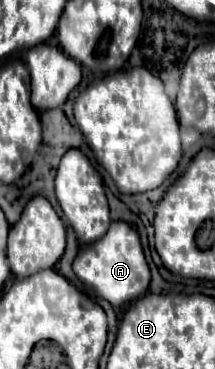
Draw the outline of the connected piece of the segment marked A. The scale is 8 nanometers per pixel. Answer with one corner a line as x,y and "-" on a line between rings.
121,220
113,222
103,238
79,250
73,262
73,272
81,282
89,284
101,298
105,298
113,306
123,306
143,296
151,280
139,234
127,222

